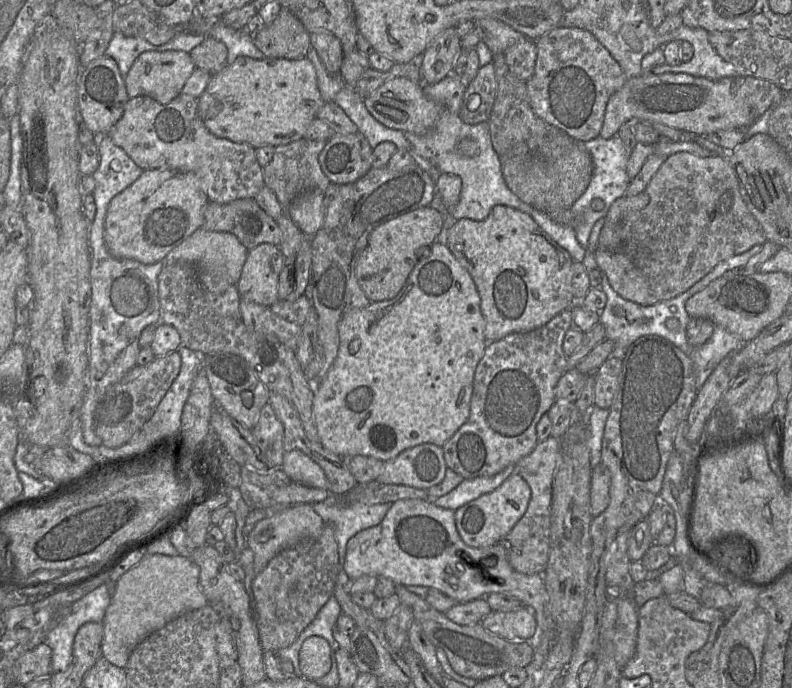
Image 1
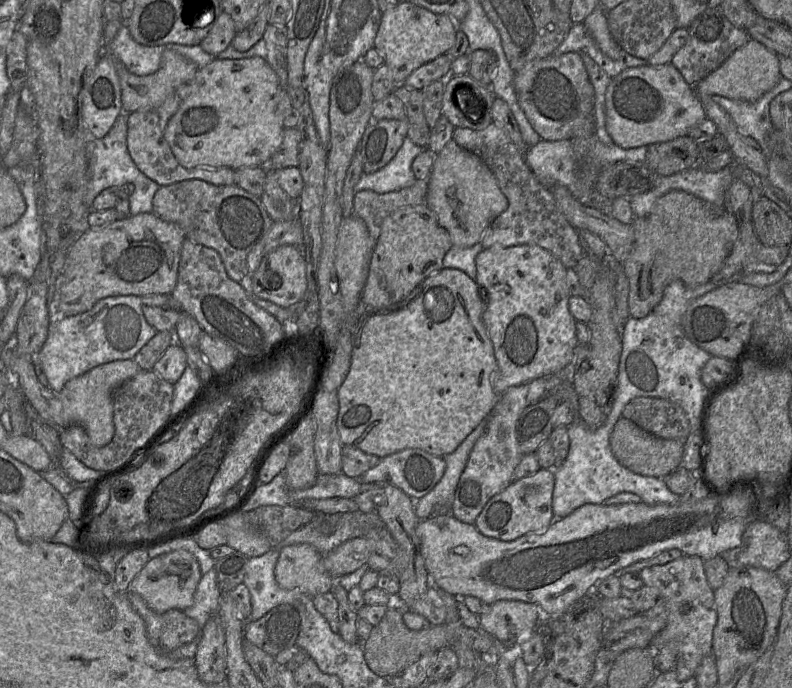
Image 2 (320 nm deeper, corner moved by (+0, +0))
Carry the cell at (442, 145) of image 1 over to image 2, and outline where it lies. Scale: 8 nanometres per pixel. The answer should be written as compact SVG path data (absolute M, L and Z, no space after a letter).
M541 140L524 156L526 164L543 185L549 189L555 185L566 186L580 200L579 190L575 187L576 159L572 141Z

